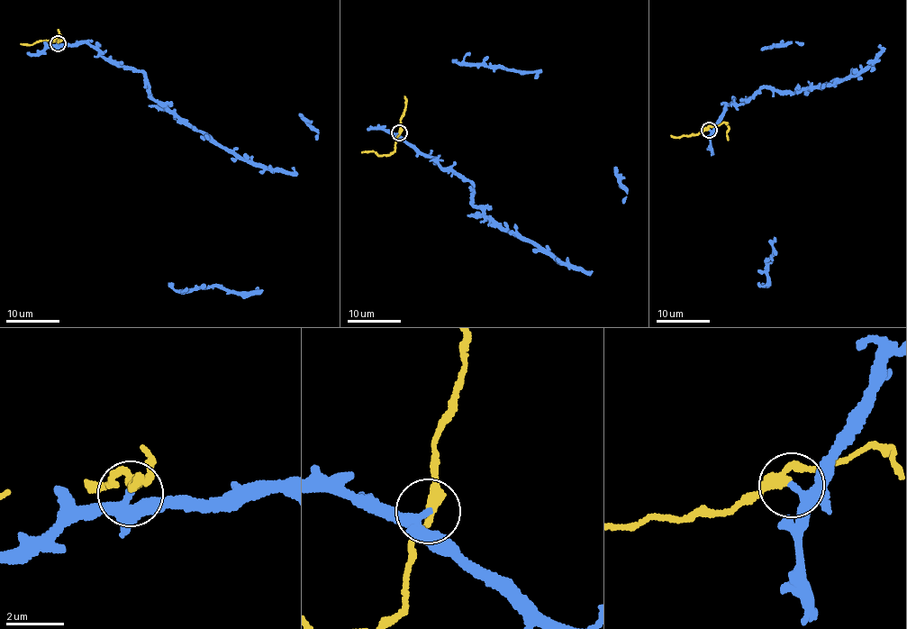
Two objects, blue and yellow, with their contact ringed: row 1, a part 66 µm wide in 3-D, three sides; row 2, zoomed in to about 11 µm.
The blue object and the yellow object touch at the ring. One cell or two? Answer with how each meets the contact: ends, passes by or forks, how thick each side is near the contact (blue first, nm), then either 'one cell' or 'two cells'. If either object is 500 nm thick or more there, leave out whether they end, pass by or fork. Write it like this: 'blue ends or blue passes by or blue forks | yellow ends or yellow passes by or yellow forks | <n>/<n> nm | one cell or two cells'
blue passes by | yellow passes by | 260/300 nm | two cells

